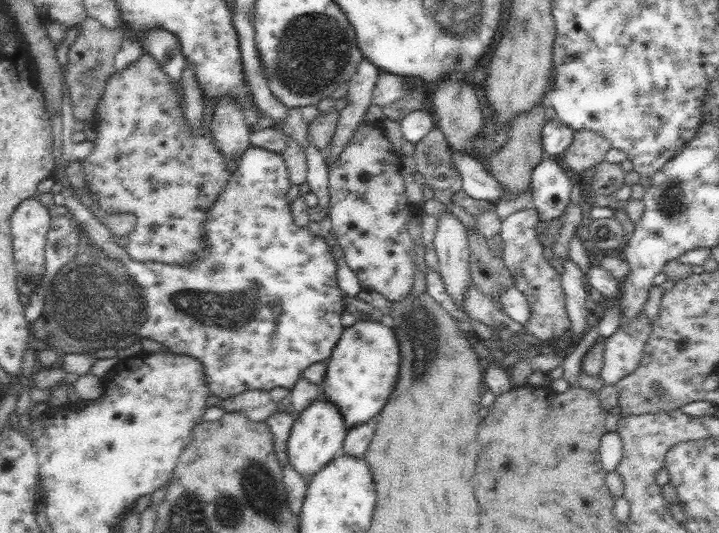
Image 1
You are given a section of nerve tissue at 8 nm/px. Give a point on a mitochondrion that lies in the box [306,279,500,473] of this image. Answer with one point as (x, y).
(423, 332)

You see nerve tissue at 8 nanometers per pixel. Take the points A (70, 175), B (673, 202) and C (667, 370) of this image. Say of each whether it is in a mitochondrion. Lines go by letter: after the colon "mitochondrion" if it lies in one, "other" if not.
A: other
B: mitochondrion
C: other

